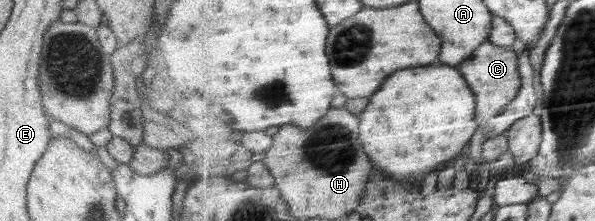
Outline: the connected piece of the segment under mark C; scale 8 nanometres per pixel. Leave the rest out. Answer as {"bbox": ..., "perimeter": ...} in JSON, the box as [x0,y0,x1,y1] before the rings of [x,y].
{"bbox":[459,42,523,126],"perimeter":[[[487,42],[479,50],[475,51],[473,57],[459,66],[469,81],[471,89],[477,95],[478,106],[476,119],[480,126],[487,124],[487,121],[502,115],[507,106],[517,98],[519,91],[523,89],[523,77],[521,75],[520,56],[511,48],[503,48],[495,43]]]}

